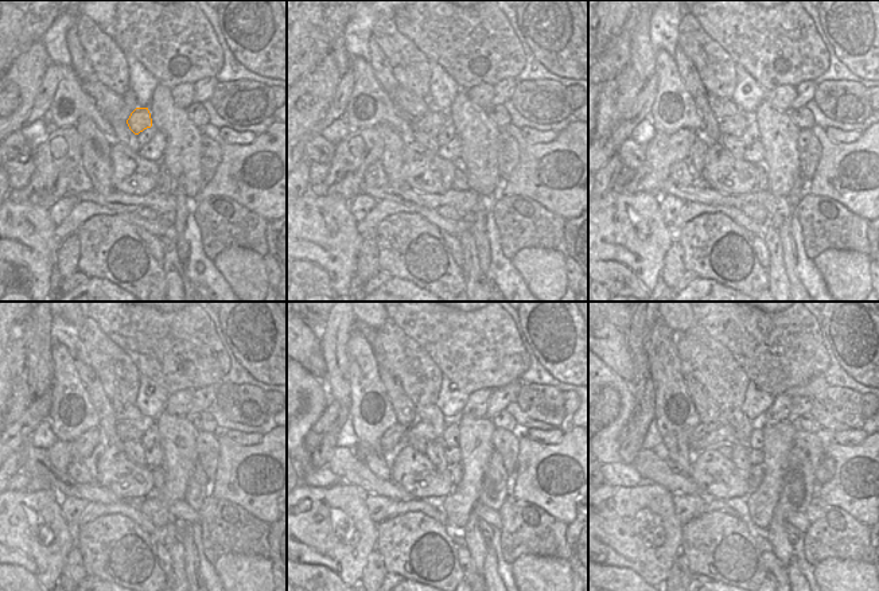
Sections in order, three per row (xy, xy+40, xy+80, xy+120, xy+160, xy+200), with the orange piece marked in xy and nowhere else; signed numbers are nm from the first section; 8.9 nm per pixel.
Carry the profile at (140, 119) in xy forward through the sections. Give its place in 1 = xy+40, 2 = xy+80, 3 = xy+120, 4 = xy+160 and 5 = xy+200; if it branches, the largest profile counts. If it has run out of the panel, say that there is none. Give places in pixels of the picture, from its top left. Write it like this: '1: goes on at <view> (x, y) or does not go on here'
1: goes on at xy+40 (432, 123)
2: goes on at xy+80 (734, 125)
3: goes on at xy+120 (125, 430)
4: goes on at xy+160 (419, 430)
5: goes on at xy+200 (726, 434)

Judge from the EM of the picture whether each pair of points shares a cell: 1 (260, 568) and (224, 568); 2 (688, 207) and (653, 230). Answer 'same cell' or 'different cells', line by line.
1: same cell
2: different cells

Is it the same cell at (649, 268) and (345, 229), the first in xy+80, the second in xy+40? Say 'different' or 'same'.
same

